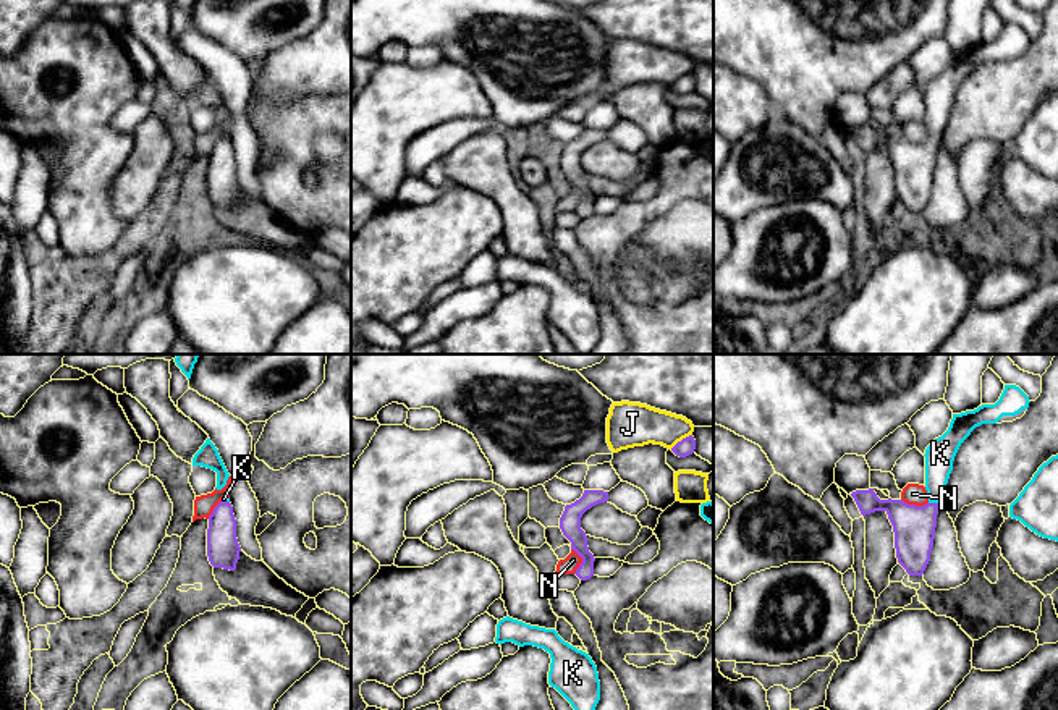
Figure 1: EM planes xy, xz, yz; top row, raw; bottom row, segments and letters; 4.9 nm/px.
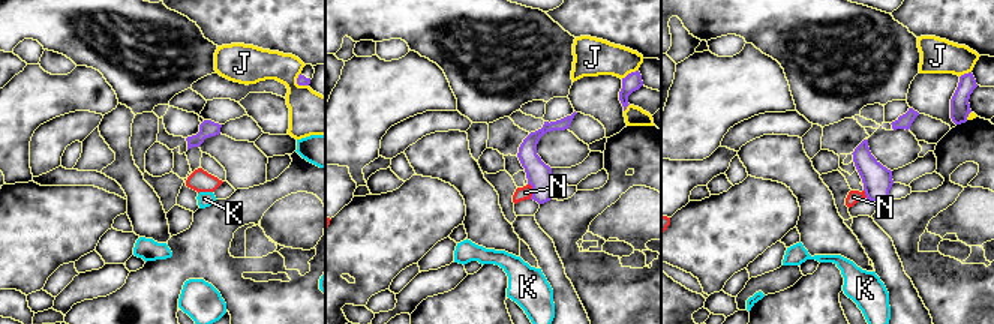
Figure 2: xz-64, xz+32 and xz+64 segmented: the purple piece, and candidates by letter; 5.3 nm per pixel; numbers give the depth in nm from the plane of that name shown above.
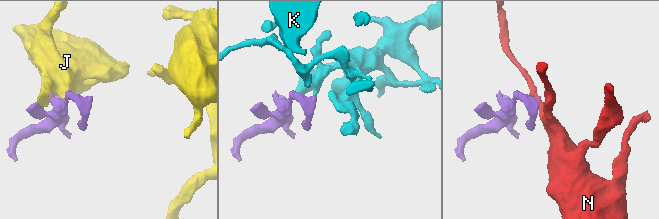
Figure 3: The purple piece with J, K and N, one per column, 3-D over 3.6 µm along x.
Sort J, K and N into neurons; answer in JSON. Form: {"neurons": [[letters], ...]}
{"neurons": [["J"], ["K"], ["N"]]}

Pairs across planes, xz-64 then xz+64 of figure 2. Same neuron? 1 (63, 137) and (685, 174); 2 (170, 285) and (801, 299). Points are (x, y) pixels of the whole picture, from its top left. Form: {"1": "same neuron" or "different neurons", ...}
{"1": "different neurons", "2": "same neuron"}

